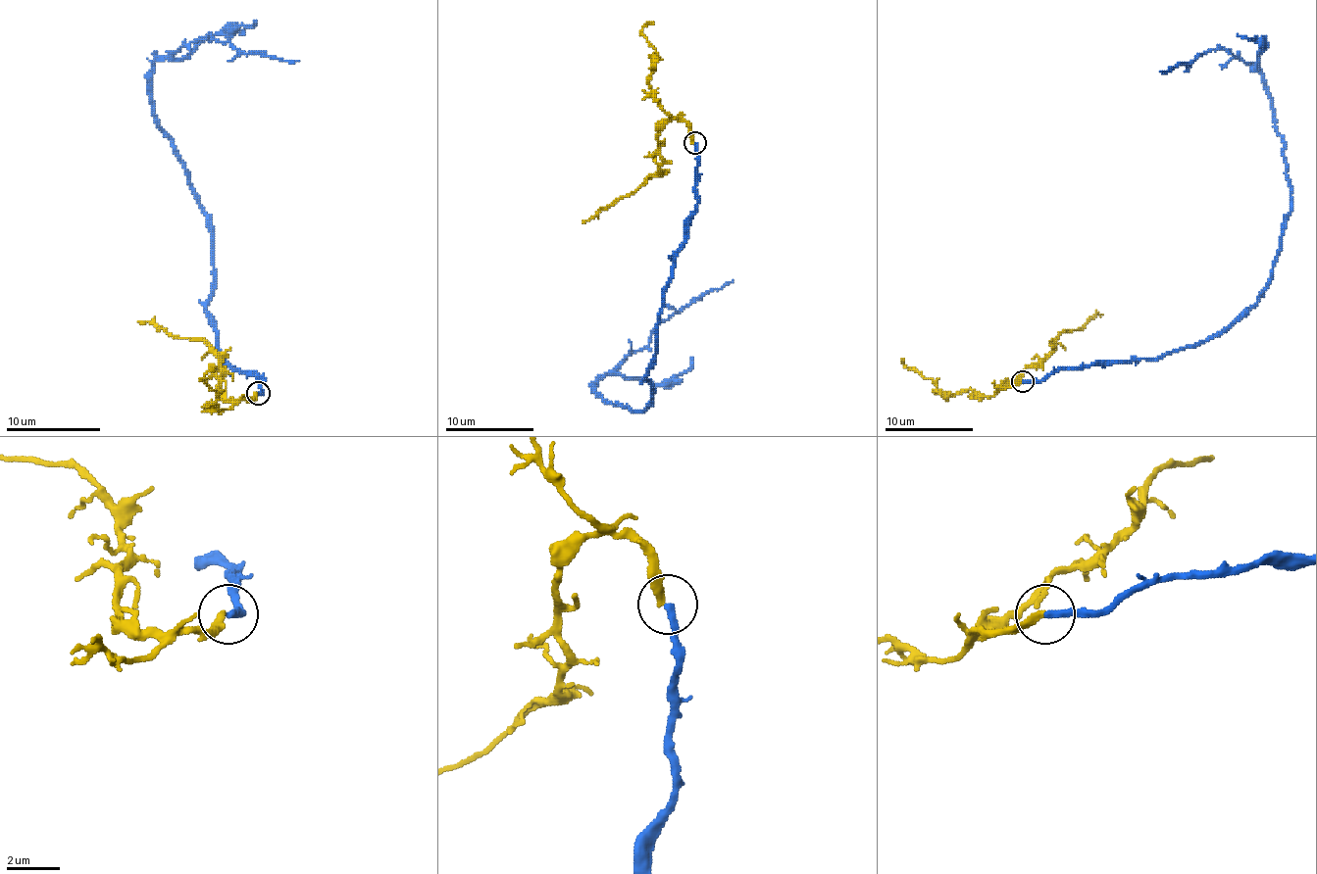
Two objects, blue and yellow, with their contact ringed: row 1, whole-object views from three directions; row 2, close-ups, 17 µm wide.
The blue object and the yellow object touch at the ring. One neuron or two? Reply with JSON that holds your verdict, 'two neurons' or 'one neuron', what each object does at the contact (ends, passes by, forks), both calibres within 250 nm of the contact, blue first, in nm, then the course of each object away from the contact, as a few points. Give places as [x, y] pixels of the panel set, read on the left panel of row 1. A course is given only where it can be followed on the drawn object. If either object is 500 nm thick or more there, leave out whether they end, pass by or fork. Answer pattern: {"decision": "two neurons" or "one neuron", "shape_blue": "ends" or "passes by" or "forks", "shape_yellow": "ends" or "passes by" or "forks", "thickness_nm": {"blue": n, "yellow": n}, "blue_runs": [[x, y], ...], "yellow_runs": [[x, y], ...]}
{"decision": "two neurons", "shape_blue": "ends", "shape_yellow": "ends", "thickness_nm": {"blue": 240, "yellow": 280}, "blue_runs": [[259, 392], [261, 378], [219, 352], [206, 310], [211, 224], [157, 120], [152, 66], [214, 37], [299, 61]], "yellow_runs": [[256, 392], [251, 400], [226, 400], [219, 390], [219, 357], [202, 340], [174, 338], [137, 321]]}

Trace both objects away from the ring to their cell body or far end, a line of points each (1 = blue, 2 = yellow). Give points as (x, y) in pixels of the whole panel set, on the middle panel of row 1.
1: (695, 143), (697, 210), (664, 291), (651, 402), (637, 411), (600, 395), (595, 384), (653, 331), (733, 280)
2: (693, 143), (688, 125), (671, 119), (658, 136), (658, 154), (662, 161), (658, 171), (582, 222)

